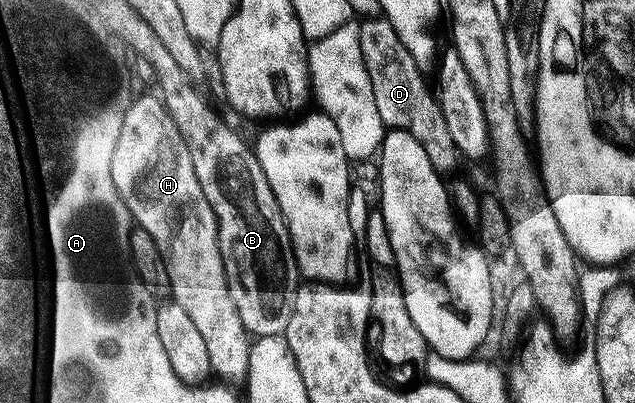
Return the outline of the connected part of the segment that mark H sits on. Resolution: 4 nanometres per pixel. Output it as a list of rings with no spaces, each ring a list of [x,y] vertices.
[[[146,94],[129,103],[126,115],[120,128],[120,136],[112,152],[112,184],[116,184],[116,192],[124,200],[130,210],[130,217],[143,230],[152,236],[156,248],[166,265],[170,277],[170,293],[173,301],[188,312],[188,316],[196,324],[200,336],[208,347],[210,369],[219,374],[226,384],[245,383],[248,372],[248,356],[250,355],[251,335],[246,333],[240,320],[240,312],[236,312],[236,304],[232,304],[230,289],[226,283],[226,263],[222,261],[220,244],[218,243],[218,221],[214,215],[214,207],[210,205],[208,196],[204,196],[204,188],[200,188],[200,180],[196,180],[196,168],[192,168],[192,156],[180,136],[180,128],[166,111],[161,97]]]

